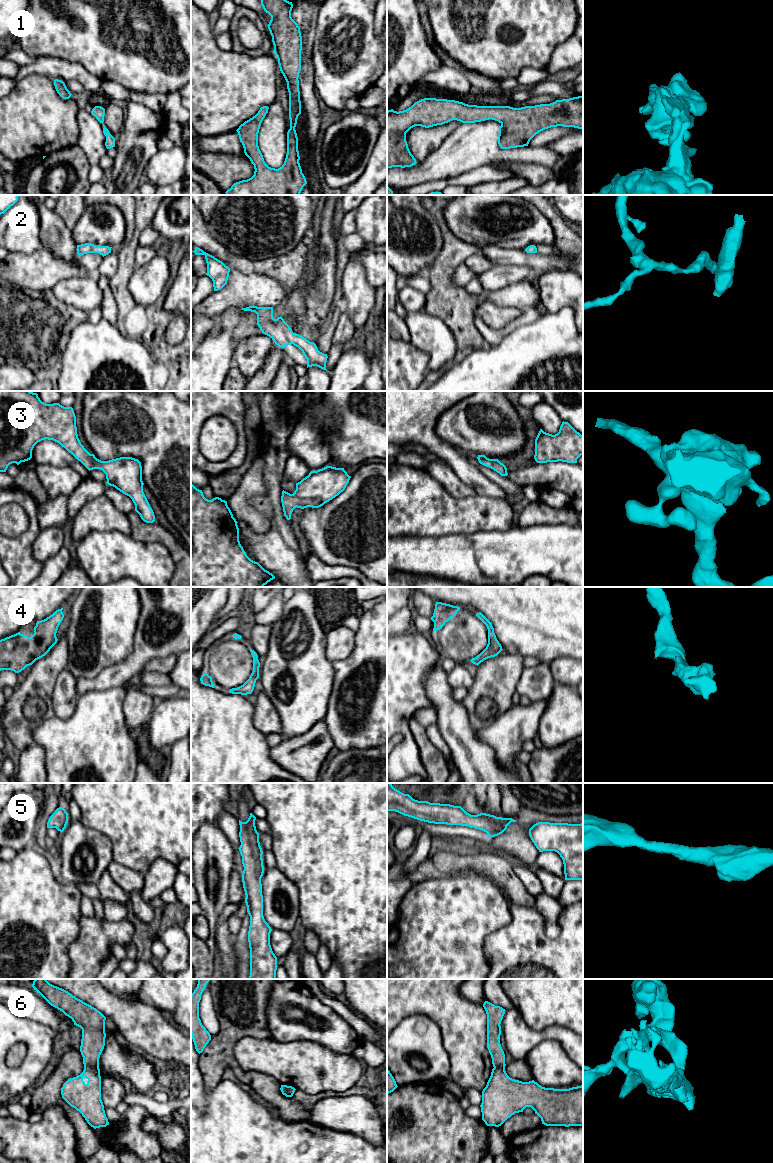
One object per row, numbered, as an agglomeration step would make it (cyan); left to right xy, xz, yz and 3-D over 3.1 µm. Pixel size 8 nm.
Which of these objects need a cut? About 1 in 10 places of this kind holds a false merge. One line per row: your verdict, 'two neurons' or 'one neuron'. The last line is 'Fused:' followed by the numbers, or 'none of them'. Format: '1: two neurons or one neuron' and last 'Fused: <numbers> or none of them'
1: one neuron
2: one neuron
3: one neuron
4: one neuron
5: one neuron
6: one neuron
Fused: none of them

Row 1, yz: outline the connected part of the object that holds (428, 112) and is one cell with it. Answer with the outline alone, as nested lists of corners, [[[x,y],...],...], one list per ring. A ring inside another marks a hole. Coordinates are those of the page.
[[[583,96],[573,97],[569,99],[556,100],[550,104],[540,104],[535,106],[525,106],[521,108],[513,108],[510,106],[477,106],[468,105],[463,102],[447,99],[424,98],[415,102],[411,107],[403,111],[387,111],[387,168],[392,167],[411,167],[415,165],[416,159],[411,154],[406,141],[406,133],[415,126],[425,128],[442,125],[452,120],[457,120],[462,123],[475,123],[485,120],[498,121],[499,127],[498,144],[501,149],[510,149],[517,147],[528,146],[530,140],[539,132],[557,126],[574,127],[583,130]]]

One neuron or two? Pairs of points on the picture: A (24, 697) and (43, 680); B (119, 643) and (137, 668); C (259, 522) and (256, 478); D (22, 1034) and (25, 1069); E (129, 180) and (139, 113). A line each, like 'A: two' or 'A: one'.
A: one
B: two
C: one
D: one
E: one

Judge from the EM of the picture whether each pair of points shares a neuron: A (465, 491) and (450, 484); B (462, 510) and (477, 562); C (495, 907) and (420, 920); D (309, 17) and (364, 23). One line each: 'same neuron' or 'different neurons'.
A: same neuron
B: different neurons
C: same neuron
D: different neurons

